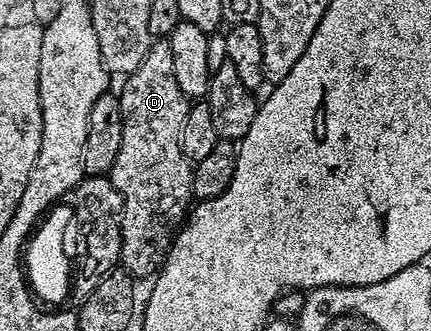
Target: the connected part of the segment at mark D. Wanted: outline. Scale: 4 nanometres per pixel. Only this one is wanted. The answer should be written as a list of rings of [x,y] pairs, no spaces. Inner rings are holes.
[[[157,39],[145,52],[145,58],[139,63],[137,70],[124,78],[125,86],[119,92],[121,103],[121,142],[119,155],[115,155],[115,163],[107,176],[113,182],[114,189],[121,195],[121,259],[120,268],[134,278],[152,278],[160,270],[161,262],[178,229],[181,228],[191,209],[193,192],[193,170],[191,162],[185,158],[179,147],[179,131],[183,127],[183,119],[187,119],[191,101],[175,83],[175,75],[171,67],[171,51],[168,40]]]

